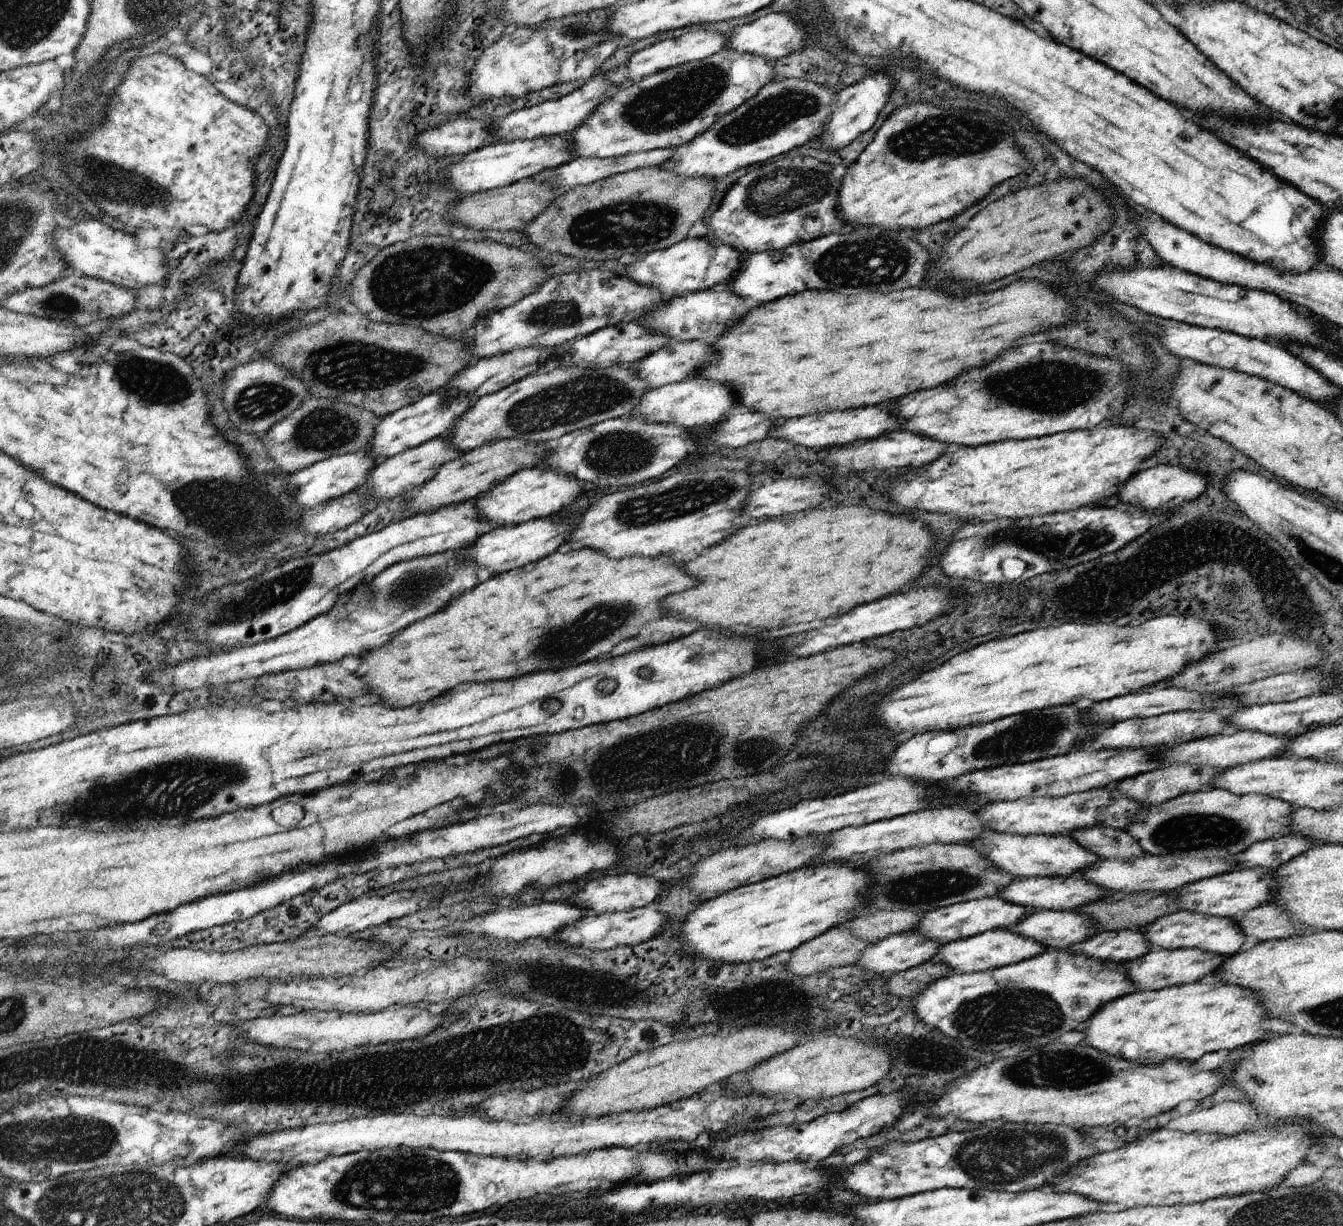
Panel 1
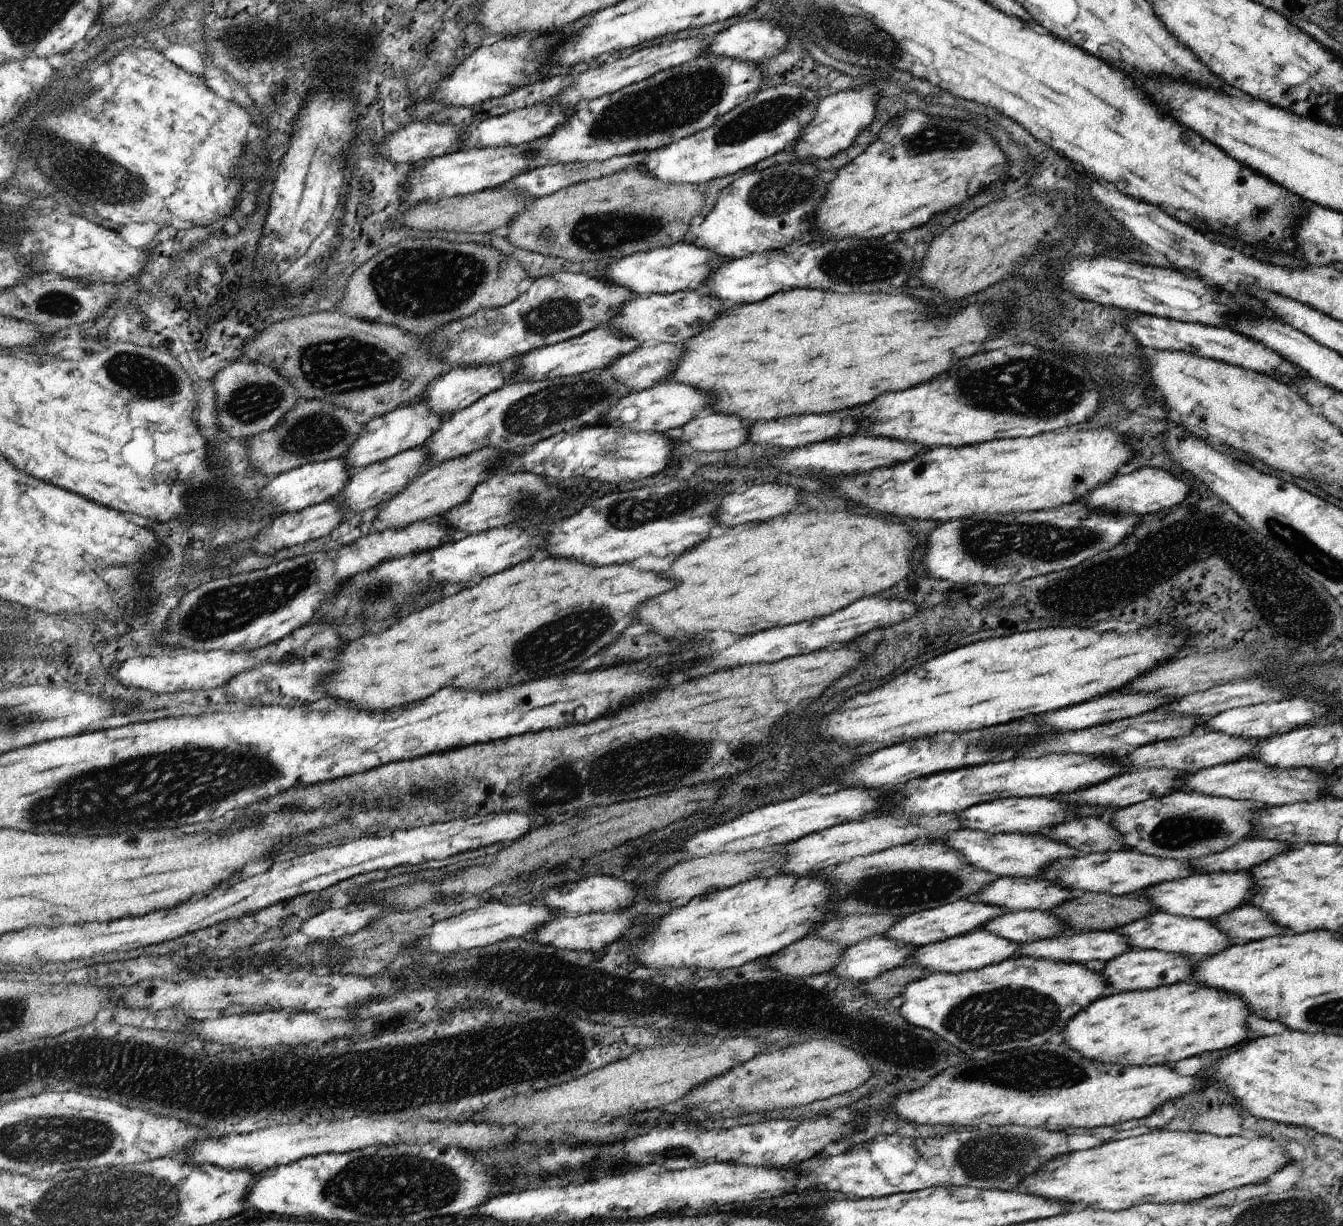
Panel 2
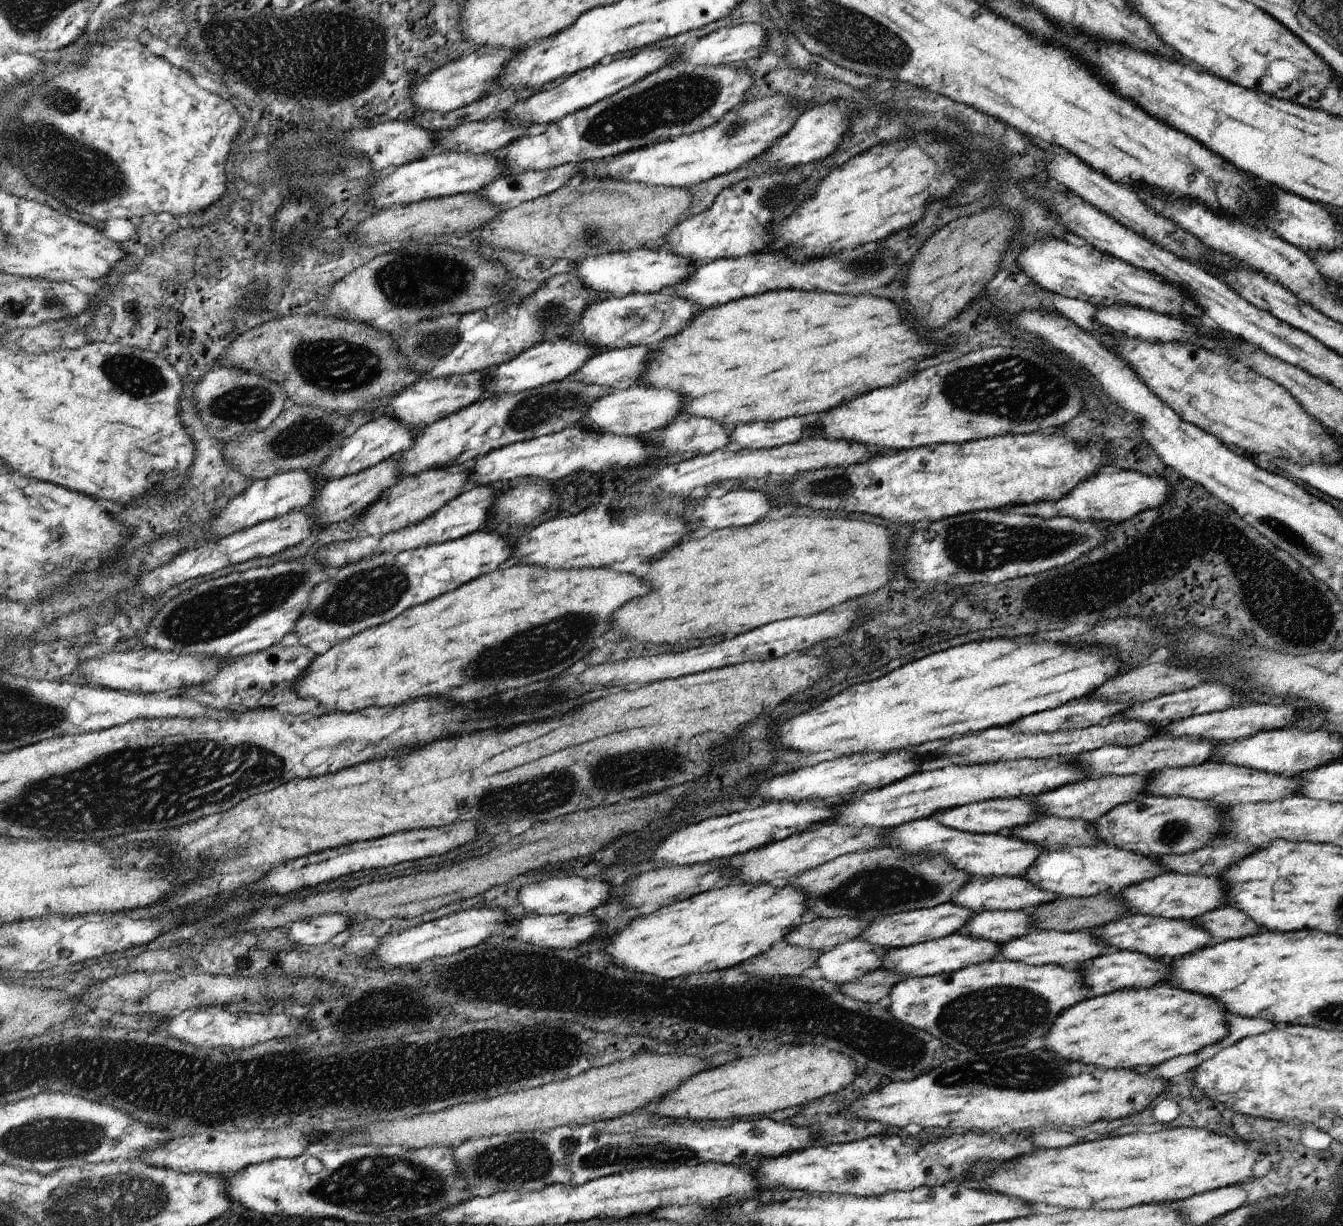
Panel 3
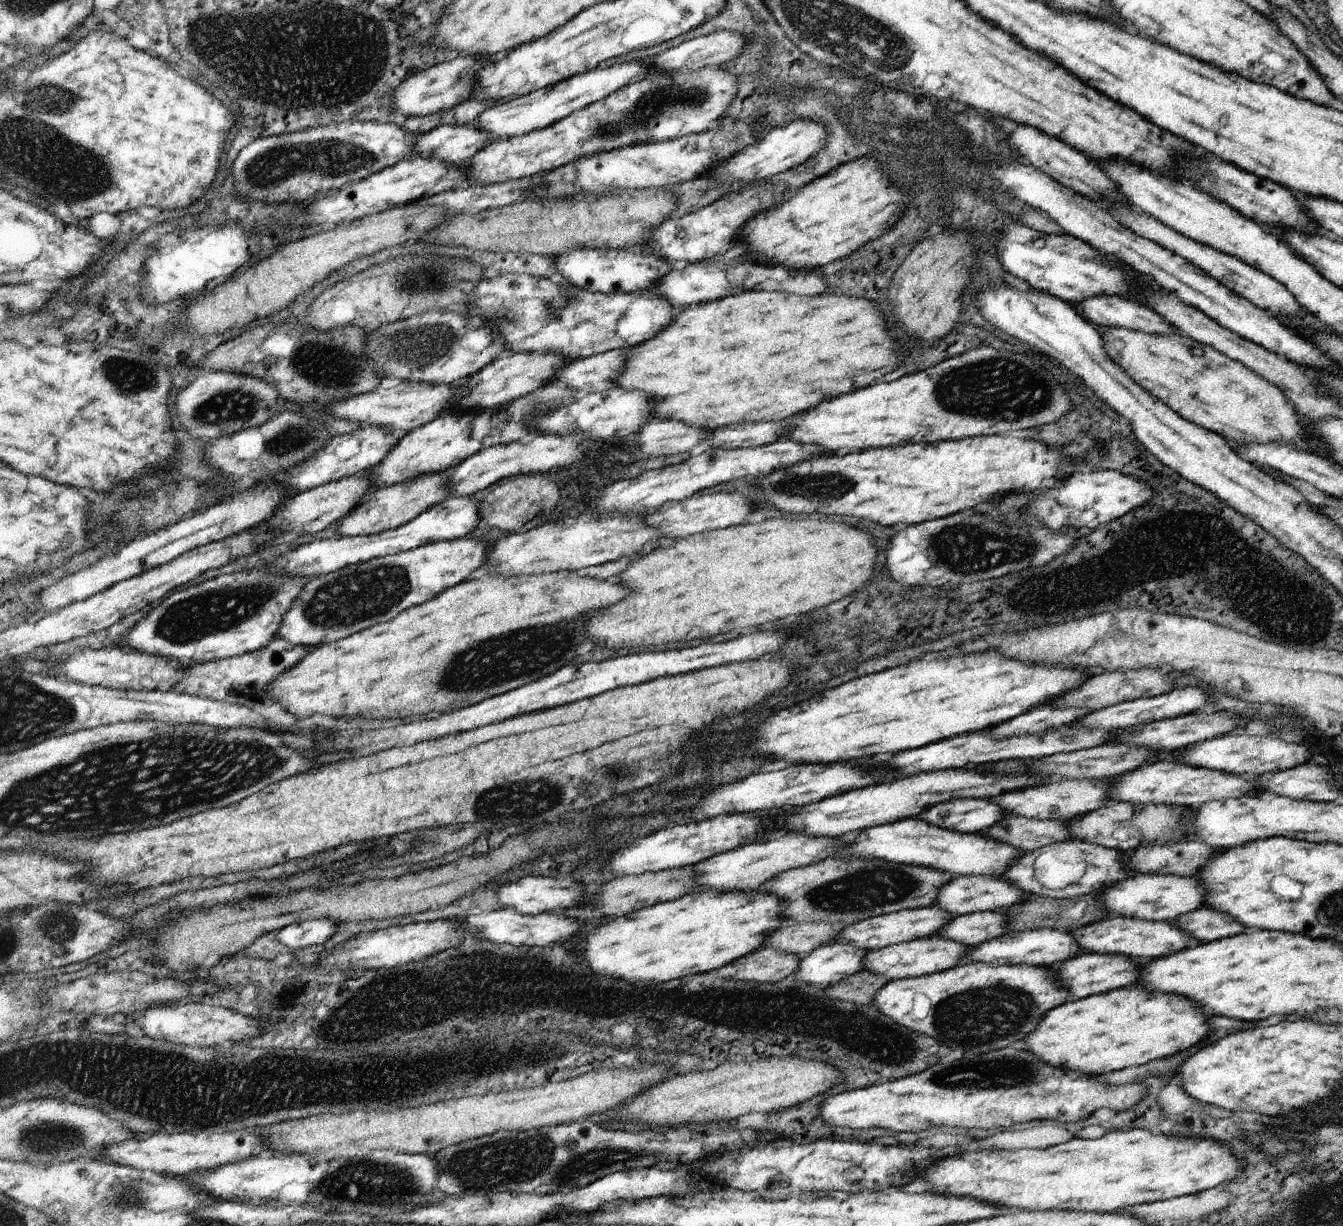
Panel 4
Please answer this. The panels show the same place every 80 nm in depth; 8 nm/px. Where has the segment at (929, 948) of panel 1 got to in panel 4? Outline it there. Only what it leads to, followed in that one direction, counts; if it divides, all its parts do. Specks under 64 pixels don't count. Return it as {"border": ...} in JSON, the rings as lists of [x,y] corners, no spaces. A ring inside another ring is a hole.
{"border":[[[833,941],[801,956],[795,978],[807,984],[830,987],[863,970],[866,952],[851,943]]]}

